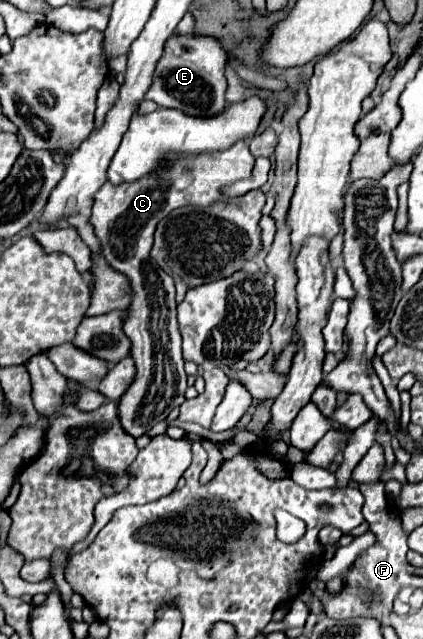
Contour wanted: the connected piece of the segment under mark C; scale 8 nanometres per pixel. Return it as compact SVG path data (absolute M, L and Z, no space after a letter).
M238 141L228 151L220 151L220 155L176 159L176 163L170 163L168 167L162 167L154 175L148 175L136 183L112 185L106 181L94 197L90 223L102 245L104 259L110 263L110 267L124 273L134 289L134 299L128 307L130 313L124 331L132 339L130 355L136 359L138 373L118 403L122 427L132 437L148 433L158 421L166 419L172 409L186 401L186 373L176 323L174 281L150 261L154 229L176 207L208 207L210 203L218 201L228 203L230 197L226 197L222 189L236 181L252 179L252 169L254 157L248 149L248 143Z

